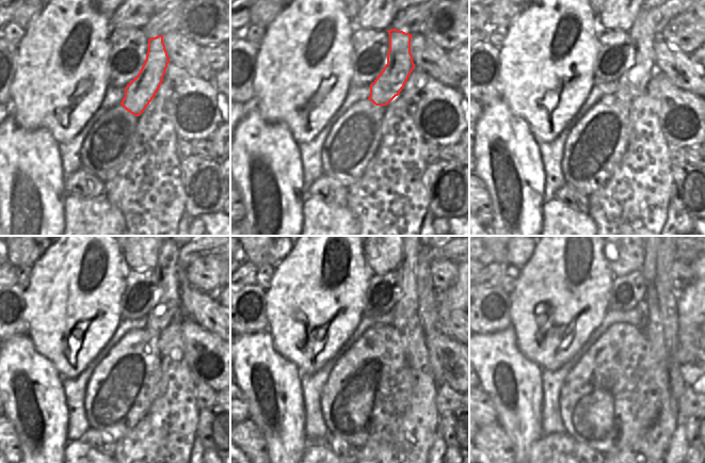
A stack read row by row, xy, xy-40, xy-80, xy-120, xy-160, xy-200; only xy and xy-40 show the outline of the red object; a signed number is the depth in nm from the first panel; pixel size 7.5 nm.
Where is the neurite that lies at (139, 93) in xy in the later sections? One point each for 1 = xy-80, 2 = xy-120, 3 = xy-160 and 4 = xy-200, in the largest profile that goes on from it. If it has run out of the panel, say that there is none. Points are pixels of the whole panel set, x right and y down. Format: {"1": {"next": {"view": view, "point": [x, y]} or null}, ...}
{"1": {"next": {"view": "xy-80", "point": [634, 82]}}, "2": {"next": {"view": "xy-120", "point": [167, 308]}}, "3": {"next": {"view": "xy-160", "point": [409, 304]}}, "4": {"next": {"view": "xy-200", "point": [649, 268]}}}

